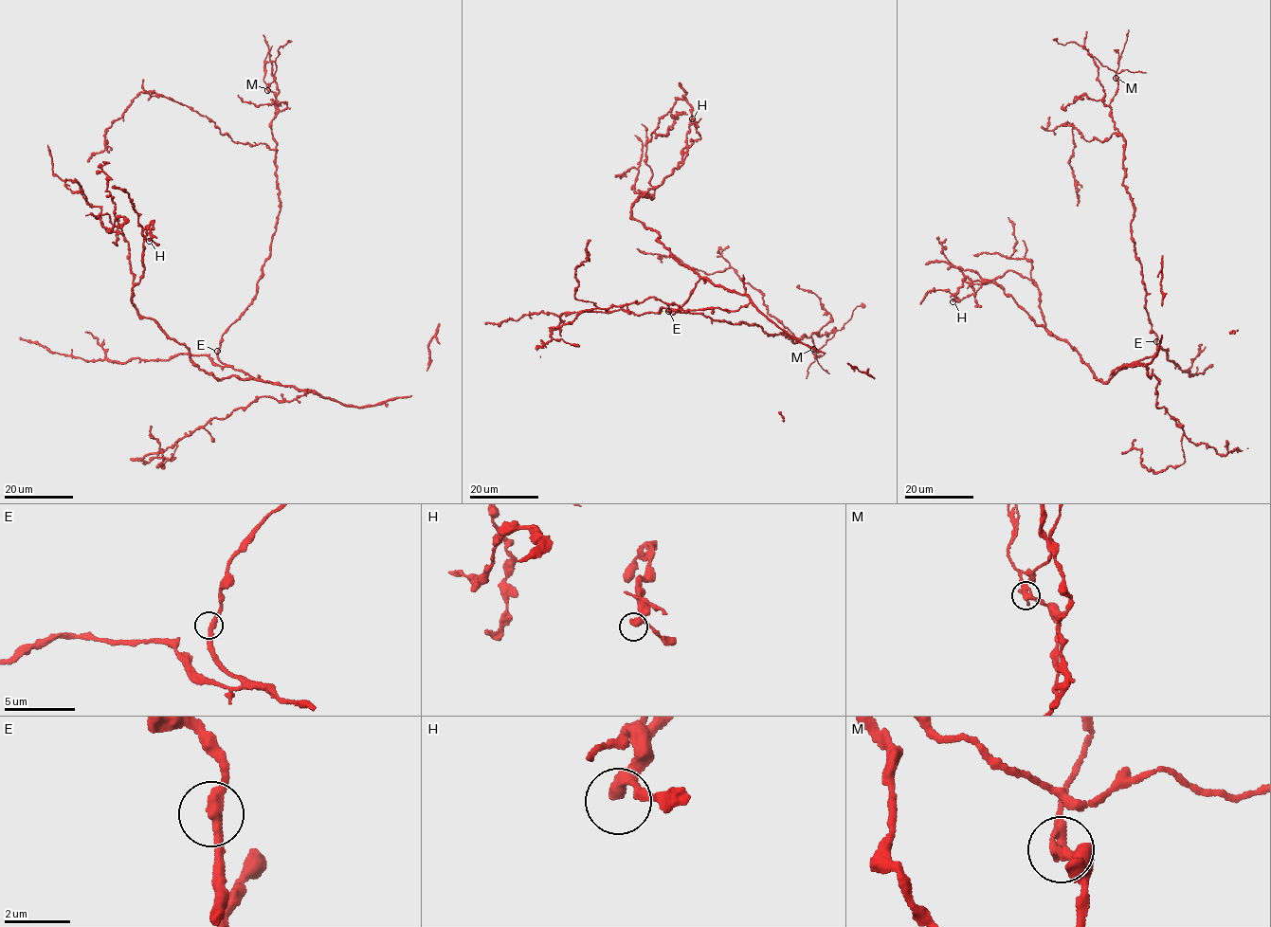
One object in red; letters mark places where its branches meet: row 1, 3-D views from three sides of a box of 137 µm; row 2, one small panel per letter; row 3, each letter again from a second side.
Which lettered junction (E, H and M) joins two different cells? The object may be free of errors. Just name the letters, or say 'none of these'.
M

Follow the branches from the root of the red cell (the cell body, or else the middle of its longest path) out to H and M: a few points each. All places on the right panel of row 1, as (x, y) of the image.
H: (1156, 341), (1153, 355), (1118, 370), (1102, 383), (1074, 348), (1039, 326), (999, 285), (966, 277), (953, 301)
M: (1156, 341), (1132, 237), (1134, 203), (1123, 182), (1125, 138), (1111, 114), (1116, 78)

